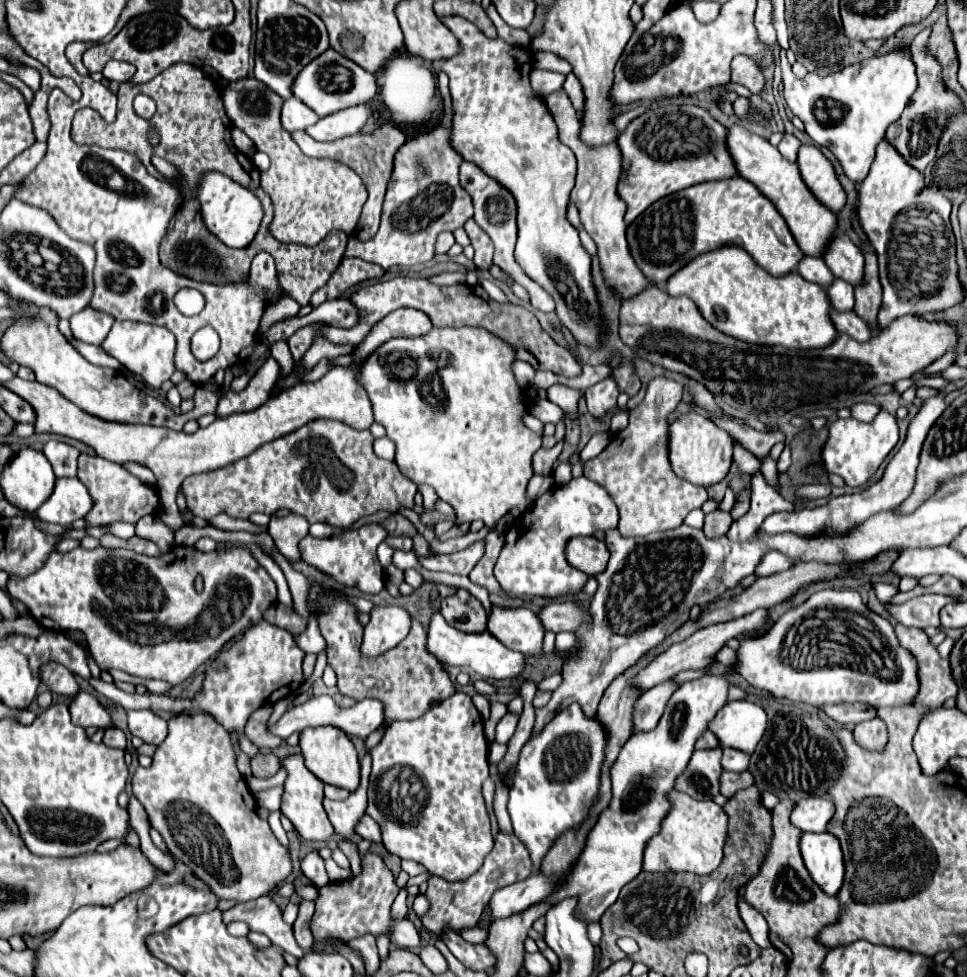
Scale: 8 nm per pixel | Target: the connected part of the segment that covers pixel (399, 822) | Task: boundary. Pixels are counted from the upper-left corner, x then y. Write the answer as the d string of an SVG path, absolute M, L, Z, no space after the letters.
M456 692L454 696L442 700L438 706L434 706L430 712L426 712L422 718L418 720L406 720L406 722L392 722L386 730L384 736L380 740L378 746L374 746L372 750L372 774L370 774L370 786L368 786L368 816L372 816L382 830L382 842L386 846L386 850L390 854L396 854L400 858L410 858L420 862L422 866L426 866L426 870L434 876L440 876L444 880L464 880L468 876L472 876L476 872L476 868L482 866L486 854L492 850L494 840L490 834L490 818L484 806L484 798L482 798L482 782L490 776L488 772L488 742L484 738L484 724L482 724L482 716L476 710L476 706L472 704L468 694Z

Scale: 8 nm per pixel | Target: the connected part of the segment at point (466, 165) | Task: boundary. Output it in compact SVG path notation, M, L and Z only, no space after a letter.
M462 162L460 166L460 184L464 186L464 190L468 190L468 194L474 200L474 220L476 224L492 238L494 242L494 264L498 264L504 272L508 272L510 276L514 276L514 280L526 288L526 292L530 294L530 302L536 310L542 312L554 312L554 300L548 292L544 292L544 288L540 288L540 284L532 282L524 270L518 268L516 260L514 260L514 244L516 244L516 200L512 196L512 192L508 188L504 188L498 180L494 180L492 176L488 176L482 168L478 168L474 162Z

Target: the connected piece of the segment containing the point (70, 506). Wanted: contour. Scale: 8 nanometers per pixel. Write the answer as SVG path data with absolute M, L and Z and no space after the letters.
M58 478L52 496L36 510L36 514L44 522L60 524L60 526L70 526L74 520L84 518L92 510L92 506L94 506L94 500L92 500L88 488L78 478Z

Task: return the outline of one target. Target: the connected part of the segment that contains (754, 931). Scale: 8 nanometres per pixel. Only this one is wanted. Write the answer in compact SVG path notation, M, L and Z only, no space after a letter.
M740 894L740 916L742 916L742 920L744 920L744 924L746 924L752 940L754 940L760 948L771 946L769 927L768 924L766 924L766 920L764 920L764 916L762 916L756 908L752 908L750 904L746 904L744 898L742 898L742 894Z

